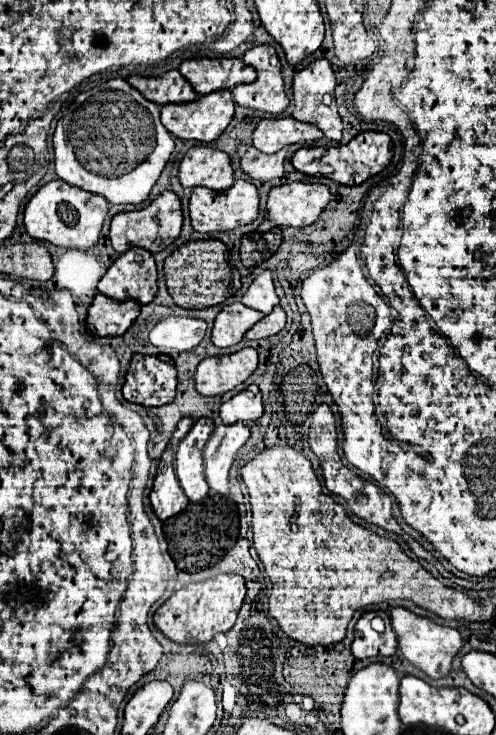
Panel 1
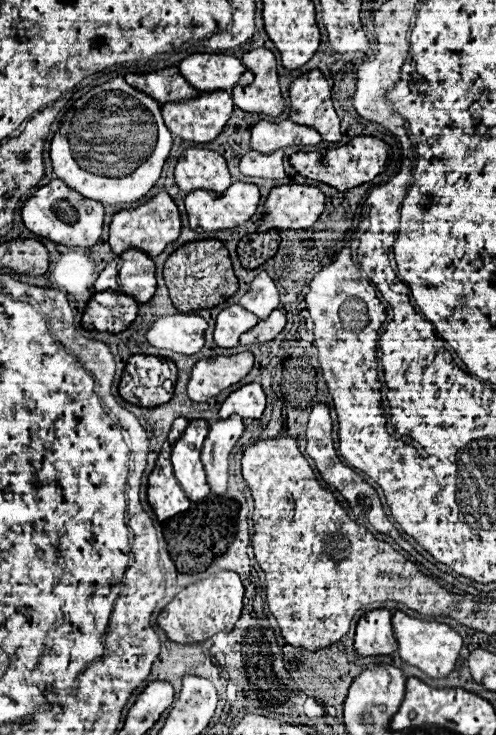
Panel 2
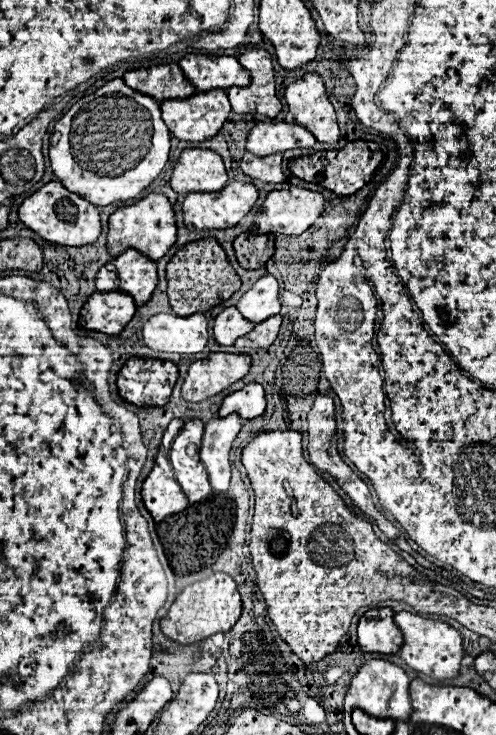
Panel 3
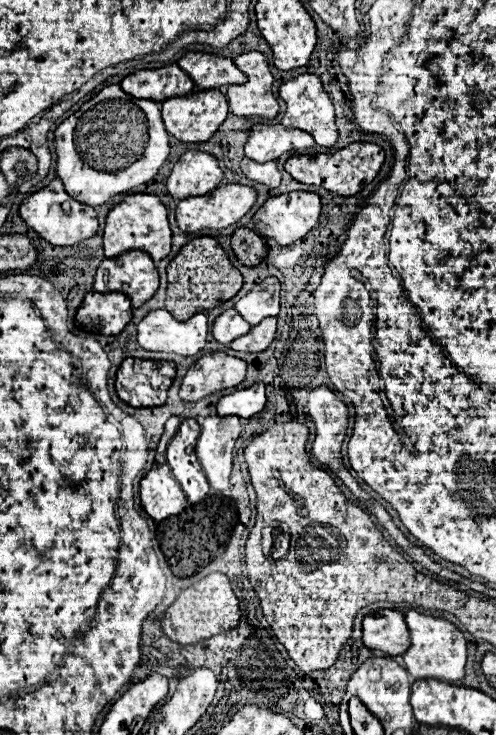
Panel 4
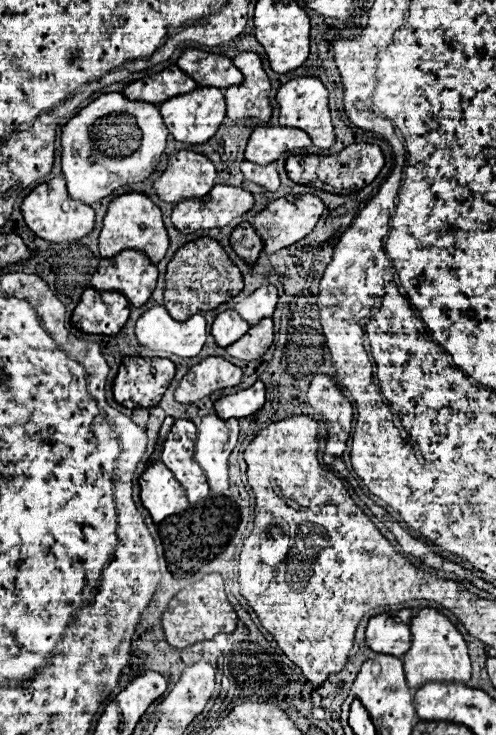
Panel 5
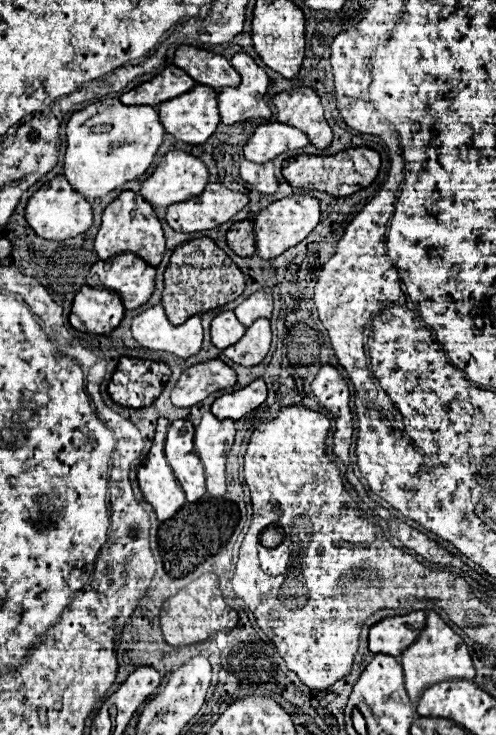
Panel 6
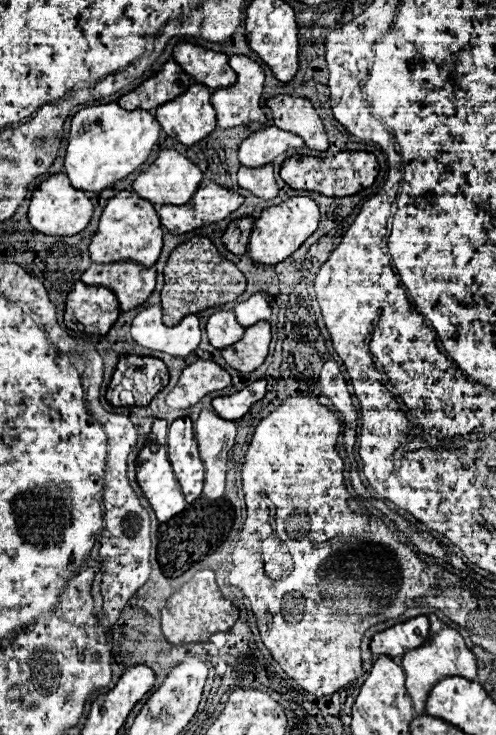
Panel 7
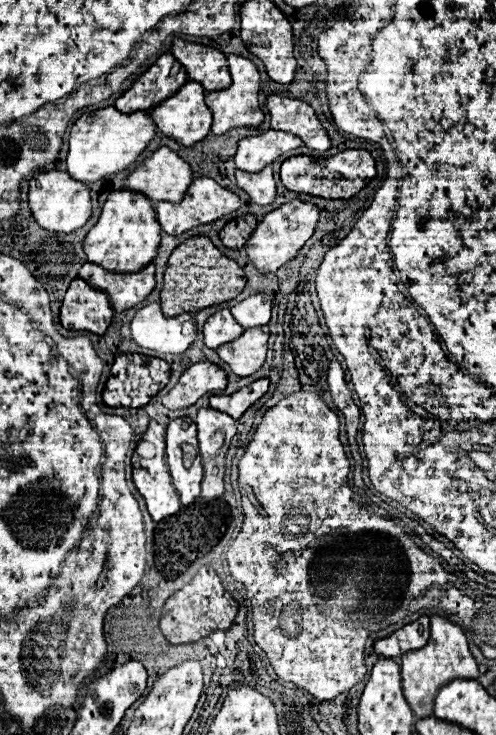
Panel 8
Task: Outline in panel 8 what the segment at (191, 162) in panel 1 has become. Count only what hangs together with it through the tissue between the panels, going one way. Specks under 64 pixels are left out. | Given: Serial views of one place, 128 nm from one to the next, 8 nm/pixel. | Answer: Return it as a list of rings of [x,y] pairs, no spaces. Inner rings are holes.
[[[162,146],[132,170],[124,180],[124,188],[140,192],[150,200],[180,202],[190,182],[190,166],[176,152]]]

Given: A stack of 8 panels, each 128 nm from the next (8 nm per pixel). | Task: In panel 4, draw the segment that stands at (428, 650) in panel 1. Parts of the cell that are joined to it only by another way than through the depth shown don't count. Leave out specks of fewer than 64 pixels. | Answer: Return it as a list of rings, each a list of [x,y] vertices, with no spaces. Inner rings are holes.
[[[410,610],[406,612],[406,624],[410,630],[410,648],[402,658],[414,678],[438,678],[442,682],[458,682],[464,678],[466,638],[452,622]]]

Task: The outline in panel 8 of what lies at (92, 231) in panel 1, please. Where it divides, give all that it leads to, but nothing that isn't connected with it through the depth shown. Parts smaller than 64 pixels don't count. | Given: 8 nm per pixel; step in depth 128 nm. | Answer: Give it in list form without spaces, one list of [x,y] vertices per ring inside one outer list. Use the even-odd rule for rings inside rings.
[[[50,170],[50,172],[42,172],[42,174],[34,176],[30,180],[28,200],[30,200],[30,210],[32,210],[34,220],[42,228],[52,230],[52,232],[78,230],[88,222],[88,218],[92,214],[88,186],[74,180],[68,172],[60,172],[60,170]]]

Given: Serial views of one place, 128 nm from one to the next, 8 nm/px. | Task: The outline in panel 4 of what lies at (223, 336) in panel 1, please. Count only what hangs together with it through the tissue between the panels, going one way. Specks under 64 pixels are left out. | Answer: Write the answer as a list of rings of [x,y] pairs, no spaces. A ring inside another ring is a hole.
[[[230,308],[226,312],[222,312],[212,326],[212,334],[220,344],[230,344],[232,340],[244,336],[246,332],[250,332],[250,324],[246,324],[246,320],[242,320],[242,316]]]

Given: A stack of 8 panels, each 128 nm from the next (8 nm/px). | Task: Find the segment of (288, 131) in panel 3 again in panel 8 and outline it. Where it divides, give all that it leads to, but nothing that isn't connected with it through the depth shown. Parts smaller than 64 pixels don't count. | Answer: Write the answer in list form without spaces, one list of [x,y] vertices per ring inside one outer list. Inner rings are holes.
[[[268,130],[254,138],[244,138],[238,144],[234,162],[238,170],[244,172],[260,172],[268,164],[272,164],[280,154],[300,148],[302,140],[294,134],[280,132],[280,130]]]

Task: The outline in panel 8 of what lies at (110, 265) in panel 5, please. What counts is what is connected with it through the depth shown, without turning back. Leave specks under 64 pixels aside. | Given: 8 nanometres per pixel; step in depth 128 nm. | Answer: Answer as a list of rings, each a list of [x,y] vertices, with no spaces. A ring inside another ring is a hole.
[[[86,262],[78,270],[78,278],[86,280],[92,288],[104,292],[116,312],[124,312],[144,298],[154,288],[154,264],[148,264],[146,268],[138,272],[128,272],[128,274],[116,274],[110,270],[104,270],[96,264]]]

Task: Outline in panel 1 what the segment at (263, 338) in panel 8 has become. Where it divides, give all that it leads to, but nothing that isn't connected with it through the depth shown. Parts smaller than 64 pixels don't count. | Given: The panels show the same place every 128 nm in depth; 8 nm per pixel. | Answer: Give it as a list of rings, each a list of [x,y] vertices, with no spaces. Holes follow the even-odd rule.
[[[276,306],[272,310],[272,314],[264,316],[258,324],[254,324],[254,328],[250,328],[250,332],[246,332],[246,340],[260,340],[260,338],[270,338],[274,334],[278,334],[286,324],[286,314],[280,306]]]

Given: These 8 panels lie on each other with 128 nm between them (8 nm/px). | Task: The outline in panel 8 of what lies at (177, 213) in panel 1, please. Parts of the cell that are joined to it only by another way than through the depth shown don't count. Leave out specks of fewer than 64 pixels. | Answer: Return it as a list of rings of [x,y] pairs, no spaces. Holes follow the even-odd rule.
[[[116,190],[110,192],[104,210],[96,222],[96,226],[86,234],[84,252],[88,262],[94,262],[110,272],[136,272],[150,264],[158,252],[160,230],[154,208],[144,194],[132,190]]]

